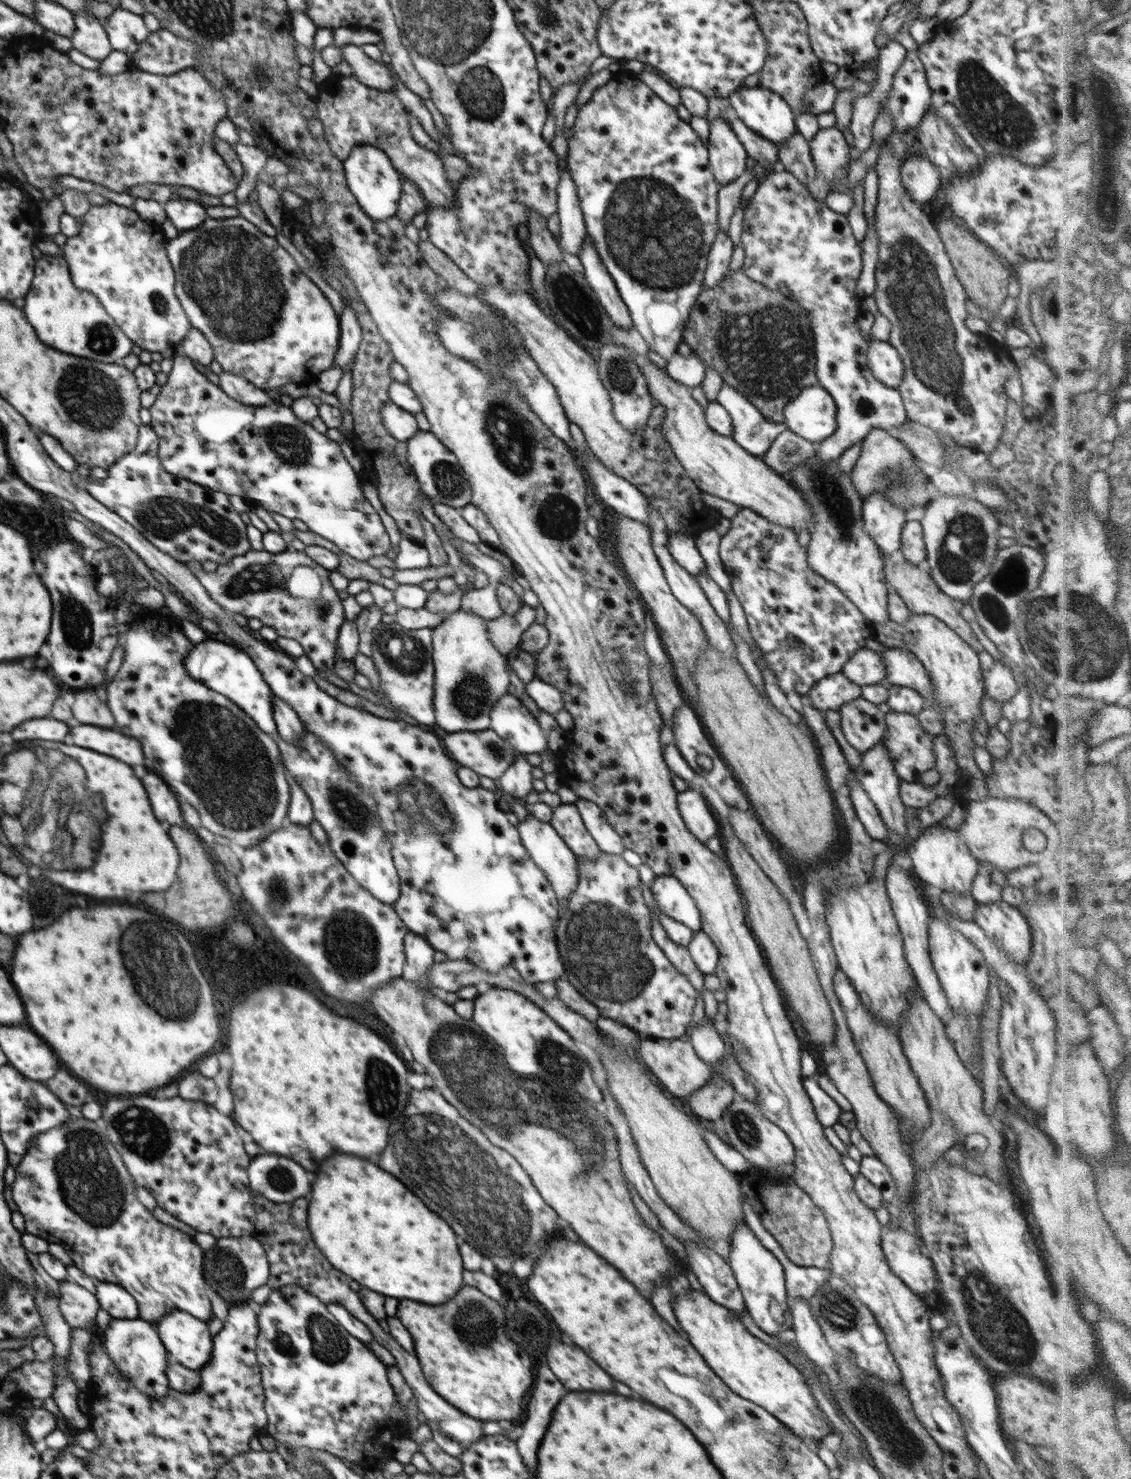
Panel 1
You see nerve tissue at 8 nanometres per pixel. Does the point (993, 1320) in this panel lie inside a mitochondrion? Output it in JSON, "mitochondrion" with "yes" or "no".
{"mitochondrion":"yes"}

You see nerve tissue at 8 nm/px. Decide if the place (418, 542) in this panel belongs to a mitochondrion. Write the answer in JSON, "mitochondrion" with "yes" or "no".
{"mitochondrion":"no"}

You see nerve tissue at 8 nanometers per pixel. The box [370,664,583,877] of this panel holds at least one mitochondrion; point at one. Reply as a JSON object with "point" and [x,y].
{"point":[422,811]}

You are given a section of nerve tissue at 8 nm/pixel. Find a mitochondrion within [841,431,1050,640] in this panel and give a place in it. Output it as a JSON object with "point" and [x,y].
{"point":[961,548]}

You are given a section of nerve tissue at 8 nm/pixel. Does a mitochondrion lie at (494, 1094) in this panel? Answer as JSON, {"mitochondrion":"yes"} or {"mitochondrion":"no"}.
{"mitochondrion":"yes"}

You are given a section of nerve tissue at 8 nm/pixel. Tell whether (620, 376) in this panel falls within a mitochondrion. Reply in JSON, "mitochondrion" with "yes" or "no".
{"mitochondrion":"yes"}

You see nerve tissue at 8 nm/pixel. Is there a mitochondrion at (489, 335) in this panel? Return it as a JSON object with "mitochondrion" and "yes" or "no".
{"mitochondrion":"yes"}

